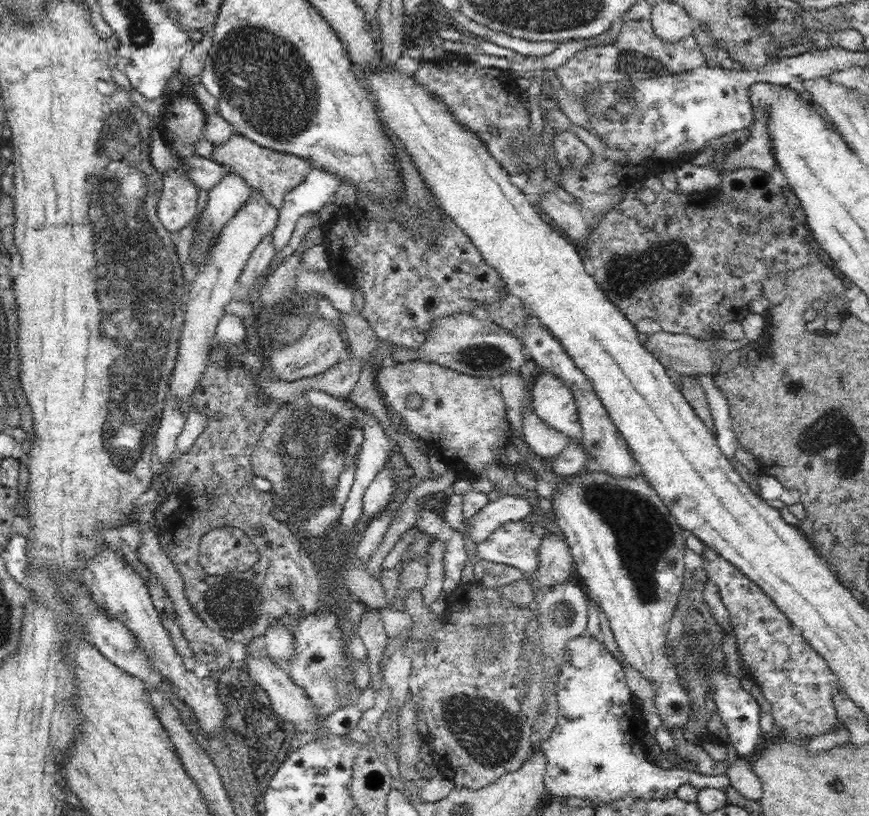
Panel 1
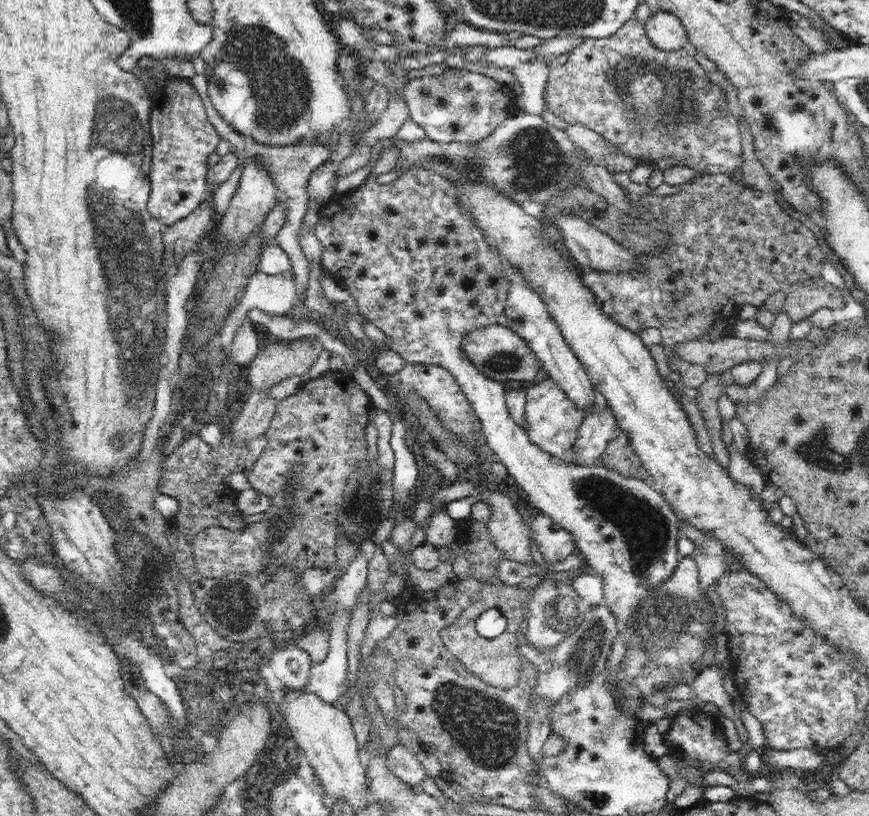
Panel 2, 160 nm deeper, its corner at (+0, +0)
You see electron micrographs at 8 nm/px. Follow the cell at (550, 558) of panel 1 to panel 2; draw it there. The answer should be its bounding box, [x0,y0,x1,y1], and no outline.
[531,513,576,563]

